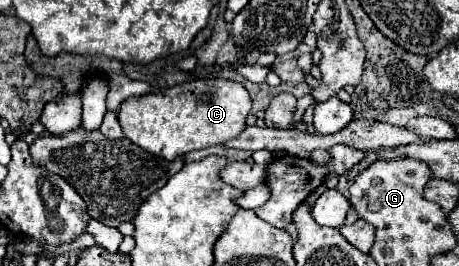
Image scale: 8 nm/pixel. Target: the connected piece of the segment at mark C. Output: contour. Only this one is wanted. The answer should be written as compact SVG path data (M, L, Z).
M209 76L139 98L127 98L117 116L123 134L133 144L165 160L175 160L187 152L223 146L227 140L237 138L245 130L245 118L249 112L251 96L241 82Z

